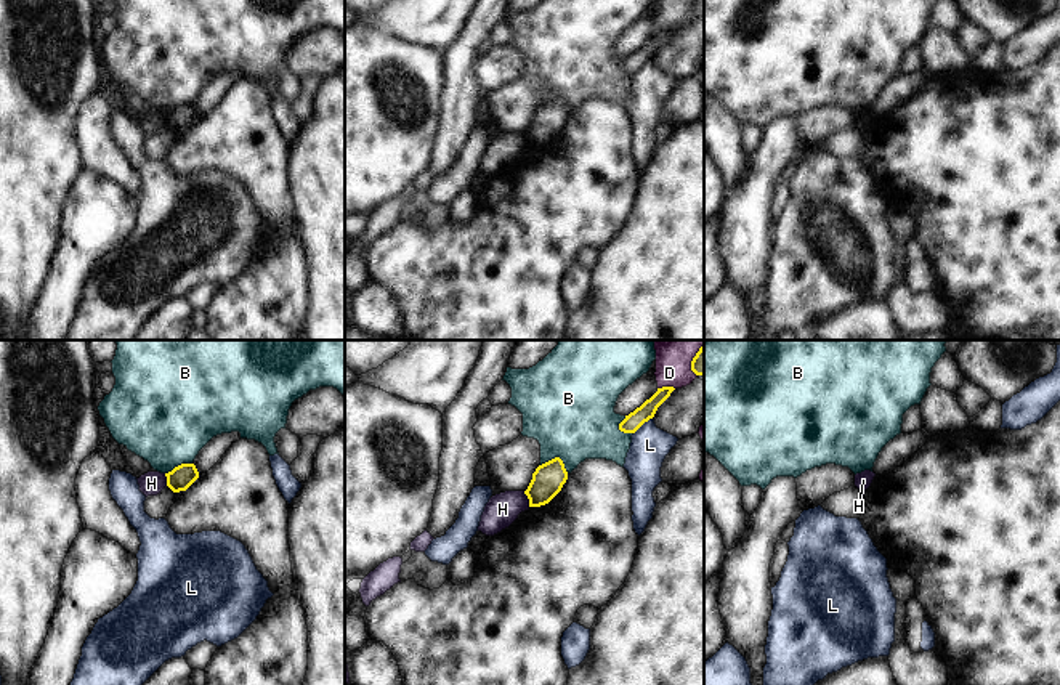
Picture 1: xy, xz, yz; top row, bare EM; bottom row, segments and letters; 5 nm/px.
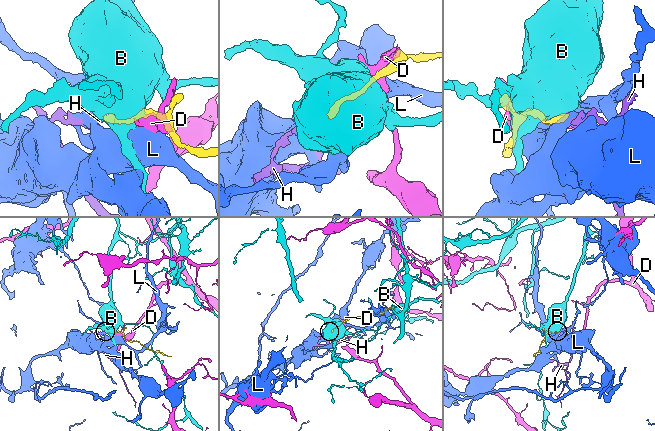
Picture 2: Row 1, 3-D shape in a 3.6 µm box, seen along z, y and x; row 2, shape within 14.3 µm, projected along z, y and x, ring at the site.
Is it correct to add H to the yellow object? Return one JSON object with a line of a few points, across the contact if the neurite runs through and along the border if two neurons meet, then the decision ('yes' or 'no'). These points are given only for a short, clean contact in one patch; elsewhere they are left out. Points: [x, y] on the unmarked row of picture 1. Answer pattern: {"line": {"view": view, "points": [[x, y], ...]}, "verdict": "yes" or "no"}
{"line": {"view": "xz", "points": [[523, 132], [530, 146]]}, "verdict": "no"}

